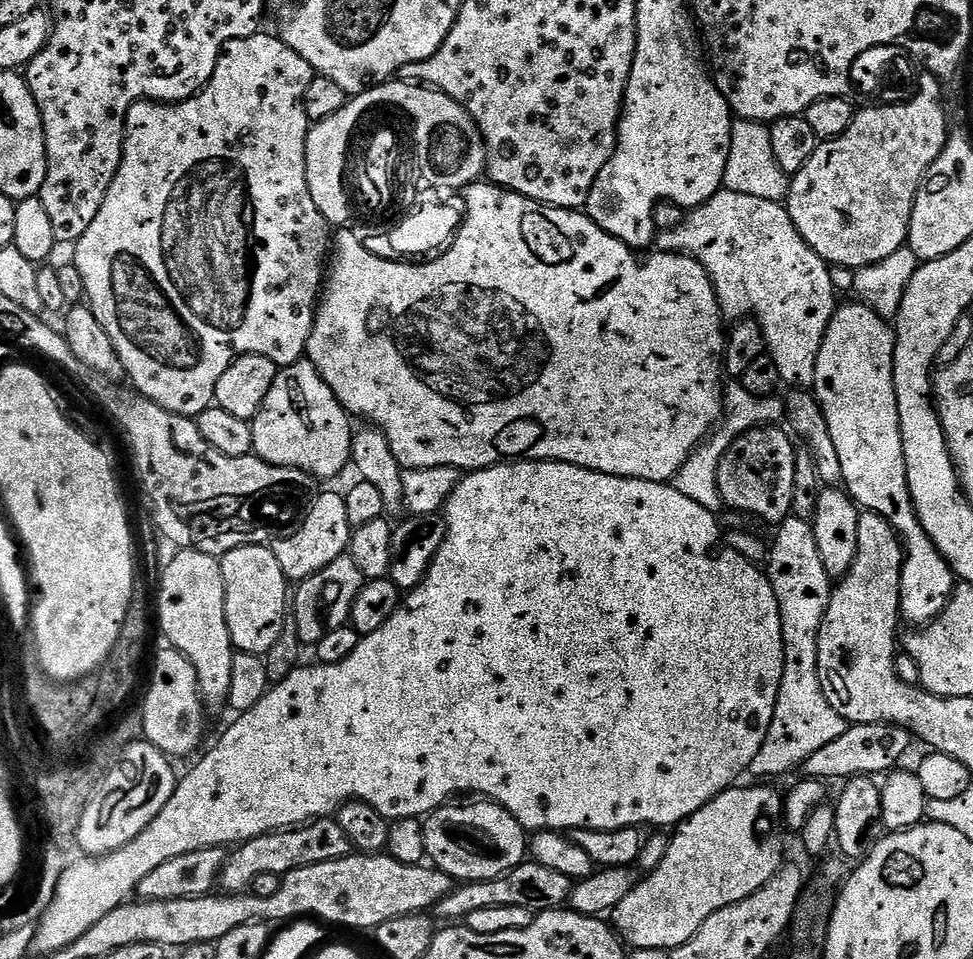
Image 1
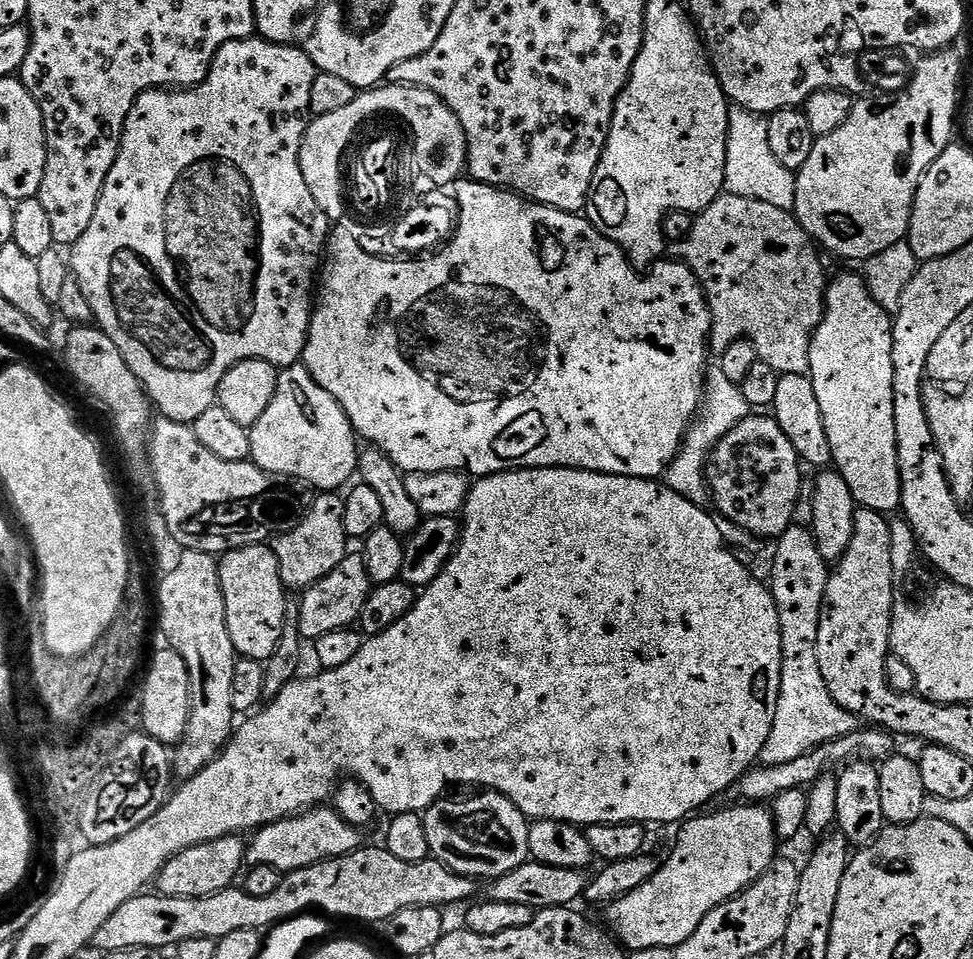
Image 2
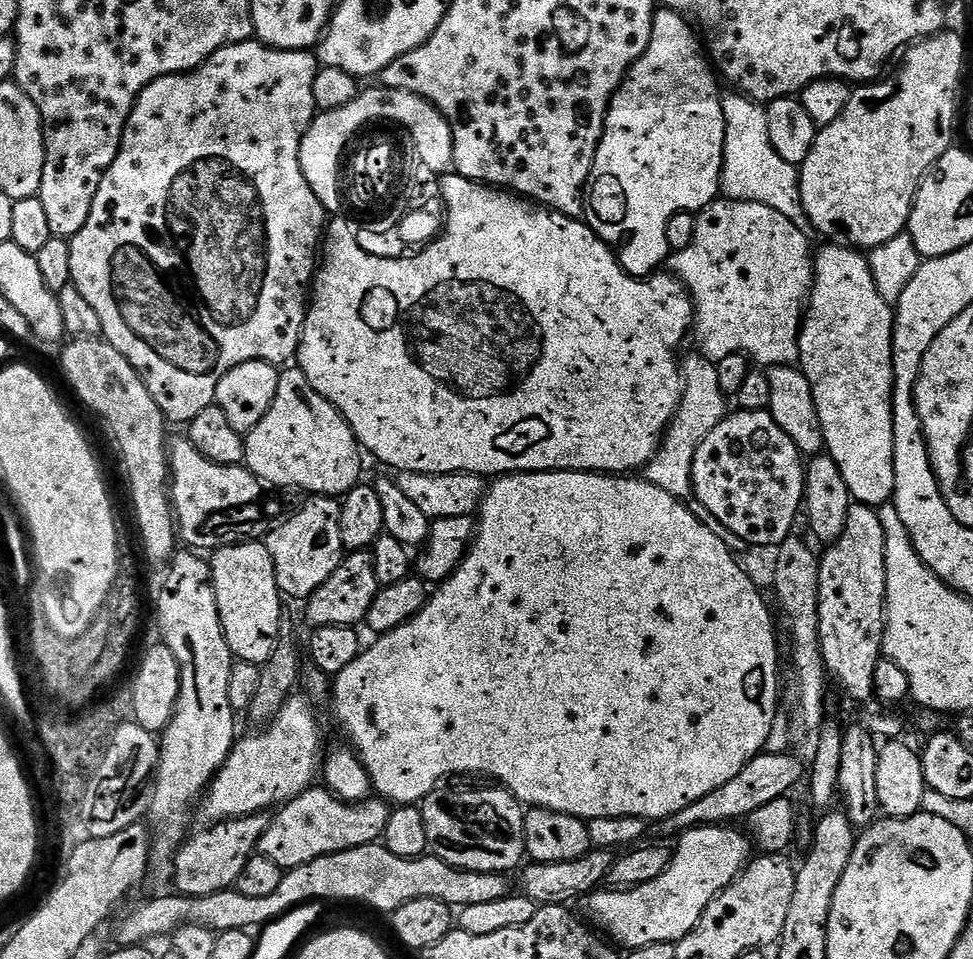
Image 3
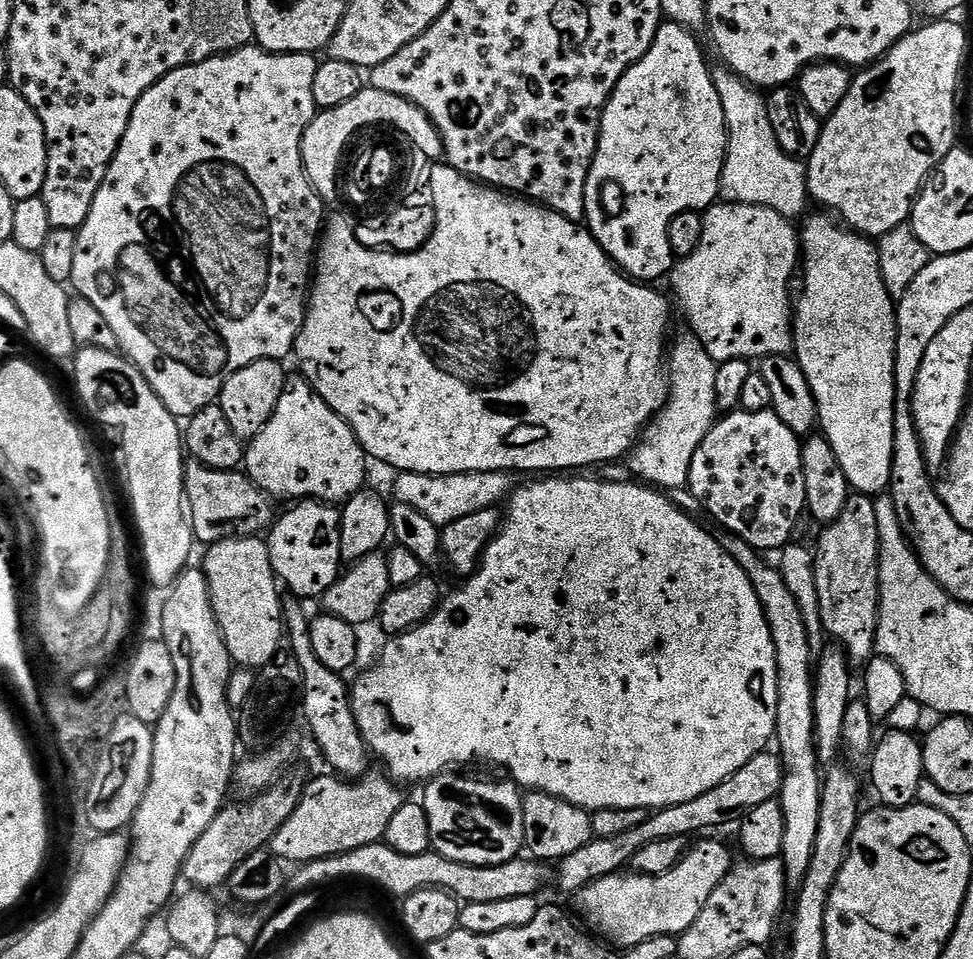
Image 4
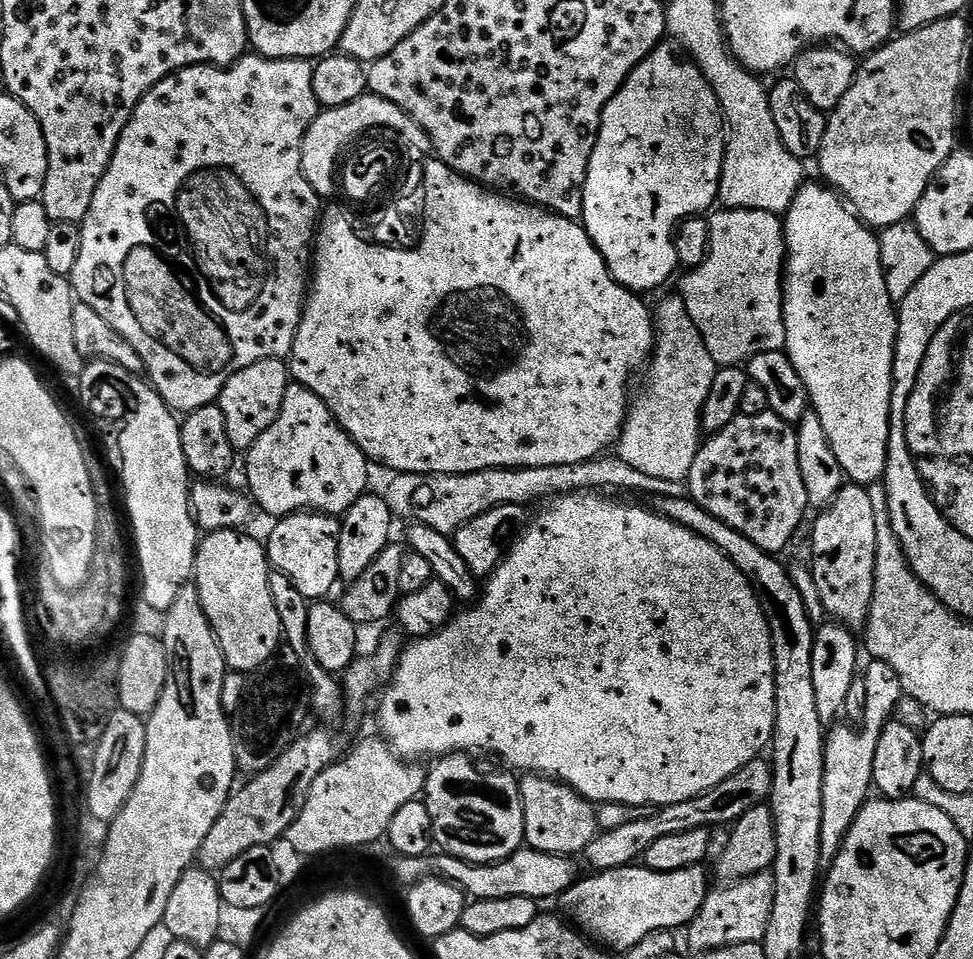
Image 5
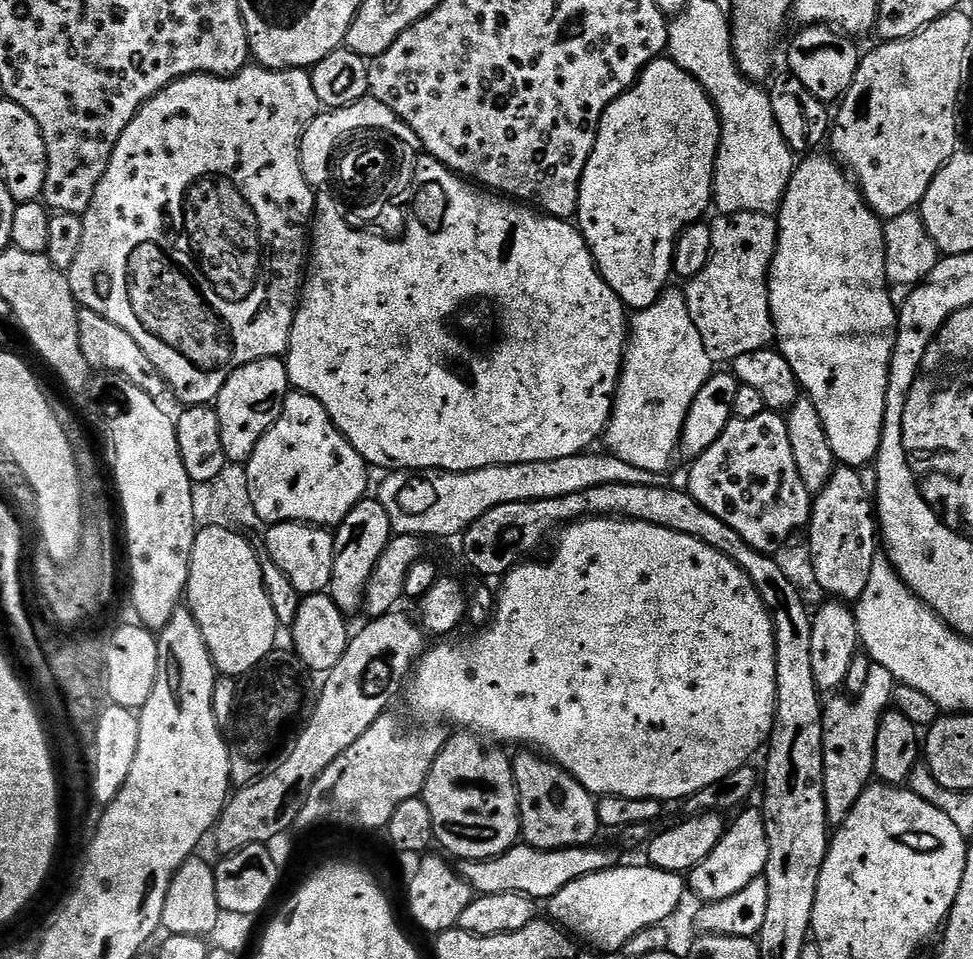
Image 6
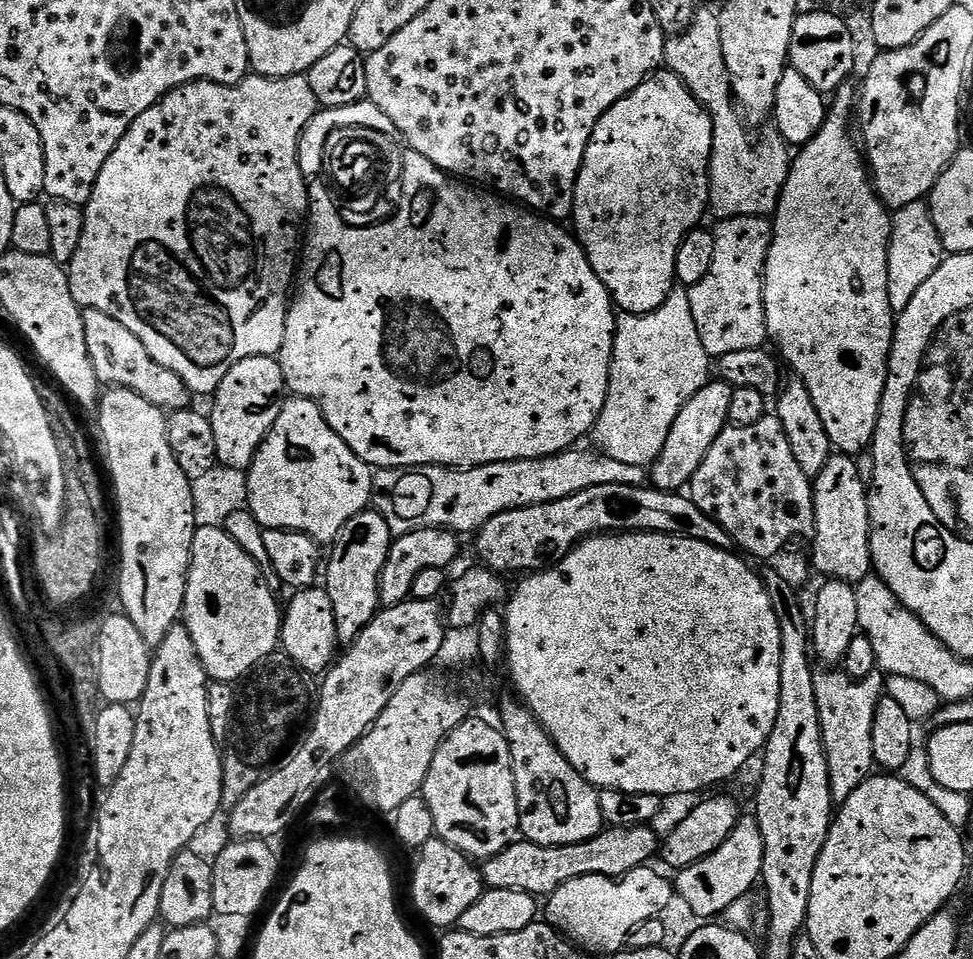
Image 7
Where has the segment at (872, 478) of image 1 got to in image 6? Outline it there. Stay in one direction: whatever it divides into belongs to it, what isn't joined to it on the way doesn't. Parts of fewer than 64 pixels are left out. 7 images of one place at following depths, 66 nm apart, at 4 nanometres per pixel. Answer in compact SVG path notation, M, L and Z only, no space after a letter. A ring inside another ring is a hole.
M808 154L804 160L792 169L792 177L780 204L778 227L776 229L776 253L772 259L772 270L768 274L768 293L770 294L770 310L772 311L772 327L774 329L775 347L790 362L790 370L794 370L797 382L806 393L807 399L814 402L818 415L822 418L822 426L826 426L826 438L830 438L830 450L834 450L837 461L845 468L861 469L869 467L878 454L878 446L882 438L882 426L886 414L886 390L888 389L888 371L892 361L892 351L896 341L897 305L893 304L886 278L886 242L884 241L884 224L881 217L873 212L872 207L864 202L864 195L856 187L851 175L831 155Z

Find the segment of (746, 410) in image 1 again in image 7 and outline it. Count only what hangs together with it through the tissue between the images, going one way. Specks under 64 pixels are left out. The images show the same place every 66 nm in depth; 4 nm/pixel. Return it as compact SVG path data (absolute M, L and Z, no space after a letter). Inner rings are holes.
M673 287L663 306L650 314L635 316L625 312L617 315L608 393L602 414L596 419L595 447L617 462L647 469L656 461L658 454L662 454L666 438L674 426L674 418L678 418L682 406L686 406L686 402L694 398L704 384L709 383L708 364L710 358L706 354L706 346L702 346L702 338L698 338L698 326L694 326L694 314L690 314L687 288Z

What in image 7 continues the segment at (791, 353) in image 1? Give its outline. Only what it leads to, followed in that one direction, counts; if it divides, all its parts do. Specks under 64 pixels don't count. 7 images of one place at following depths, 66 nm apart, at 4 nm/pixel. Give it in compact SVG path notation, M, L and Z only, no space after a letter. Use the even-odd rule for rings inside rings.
M739 216L721 220L712 232L714 238L714 262L710 274L702 278L693 288L688 289L690 314L694 314L694 326L698 326L698 338L706 346L709 358L735 354L738 350L764 348L768 340L766 310L764 309L764 267L768 247L772 241L772 220L762 216Z

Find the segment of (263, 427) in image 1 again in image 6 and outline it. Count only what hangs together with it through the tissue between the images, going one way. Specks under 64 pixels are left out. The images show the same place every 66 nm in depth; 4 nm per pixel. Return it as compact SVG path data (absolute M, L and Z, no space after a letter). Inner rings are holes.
M292 390L282 406L282 414L258 442L246 471L247 503L258 519L265 520L265 525L298 522L331 529L365 499L370 468L334 426L322 402Z

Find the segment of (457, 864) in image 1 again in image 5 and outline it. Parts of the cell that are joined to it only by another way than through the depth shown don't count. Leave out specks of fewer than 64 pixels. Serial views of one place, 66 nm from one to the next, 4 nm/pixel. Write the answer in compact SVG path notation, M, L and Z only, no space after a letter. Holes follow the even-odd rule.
M468 754L442 756L426 772L422 801L433 823L437 849L471 864L493 864L505 860L524 844L524 811L517 777L507 771L479 772Z

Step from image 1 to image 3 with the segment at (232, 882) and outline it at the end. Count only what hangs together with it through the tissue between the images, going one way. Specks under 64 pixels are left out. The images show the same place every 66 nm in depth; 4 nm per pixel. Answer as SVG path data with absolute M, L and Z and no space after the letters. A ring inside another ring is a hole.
M313 786L288 801L275 813L276 817L273 815L269 819L268 829L266 834L262 834L258 852L259 855L270 858L270 862L278 862L278 866L282 869L297 868L306 862L314 862L314 858L322 858L342 850L354 850L358 846L377 843L387 828L389 813L389 805L383 799L369 798L361 804L347 804L345 800L338 799L327 788Z

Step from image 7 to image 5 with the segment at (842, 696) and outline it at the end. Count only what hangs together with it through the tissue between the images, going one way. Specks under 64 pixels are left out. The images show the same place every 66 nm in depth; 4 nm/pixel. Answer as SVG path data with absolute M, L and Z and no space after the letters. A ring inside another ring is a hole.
M872 660L869 663L868 672L863 673L866 682L866 712L864 714L863 724L849 726L847 723L840 722L827 729L824 738L824 773L822 774L822 834L820 835L820 862L821 865L830 866L834 858L840 852L842 842L846 834L850 834L850 826L854 826L854 818L862 810L862 806L867 804L870 799L870 793L874 785L874 750L878 750L878 738L882 730L888 725L888 721L893 719L896 707L902 701L900 683L898 674L894 674L894 669L886 666L886 662L881 660Z

